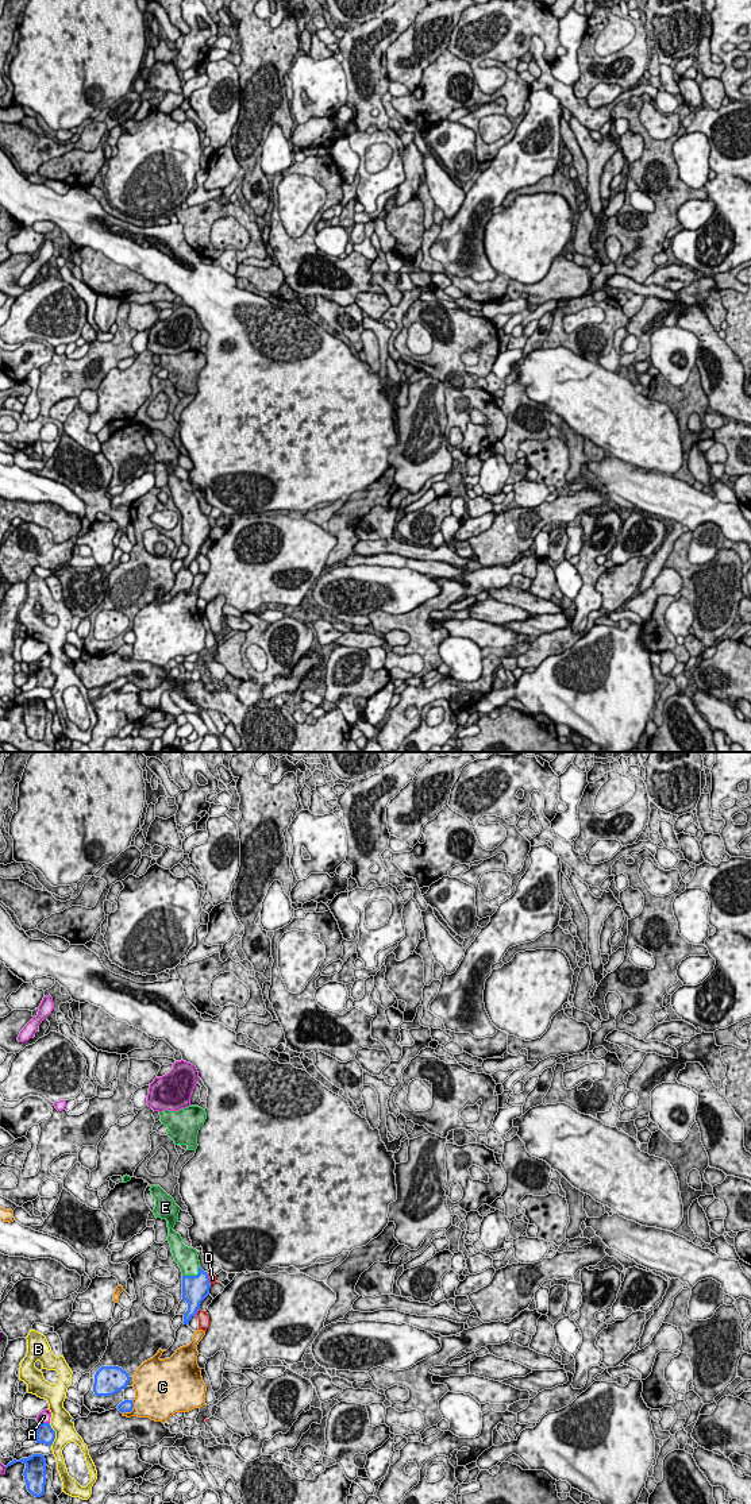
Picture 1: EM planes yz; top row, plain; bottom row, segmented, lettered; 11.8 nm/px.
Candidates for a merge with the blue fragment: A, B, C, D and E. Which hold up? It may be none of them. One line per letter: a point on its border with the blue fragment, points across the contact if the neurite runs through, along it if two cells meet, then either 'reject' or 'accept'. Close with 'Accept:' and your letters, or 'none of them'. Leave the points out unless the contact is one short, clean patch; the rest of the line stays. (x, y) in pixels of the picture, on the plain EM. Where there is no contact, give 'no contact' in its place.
A: contact yz (43, 667); reject
B: contact yz (54, 678); reject
C: contact yz (131, 654); reject
D: contact yz (197, 554); reject
E: contact yz (193, 520); way yz (195, 532), (193, 520), (187, 501); accept
Accept: E

